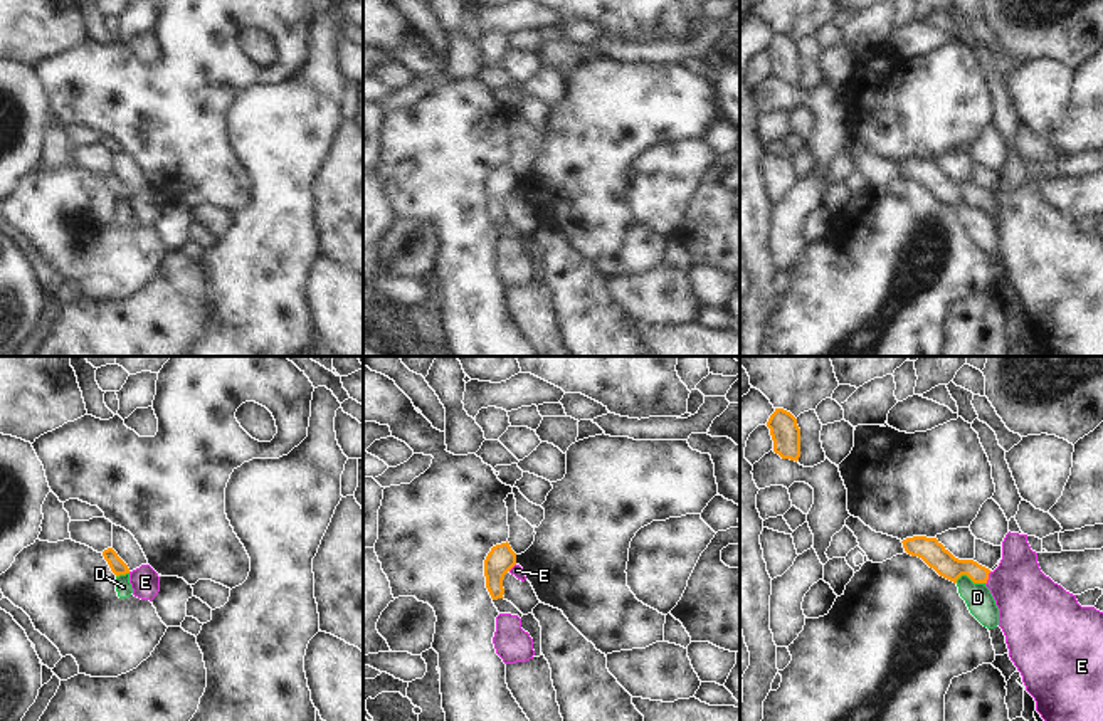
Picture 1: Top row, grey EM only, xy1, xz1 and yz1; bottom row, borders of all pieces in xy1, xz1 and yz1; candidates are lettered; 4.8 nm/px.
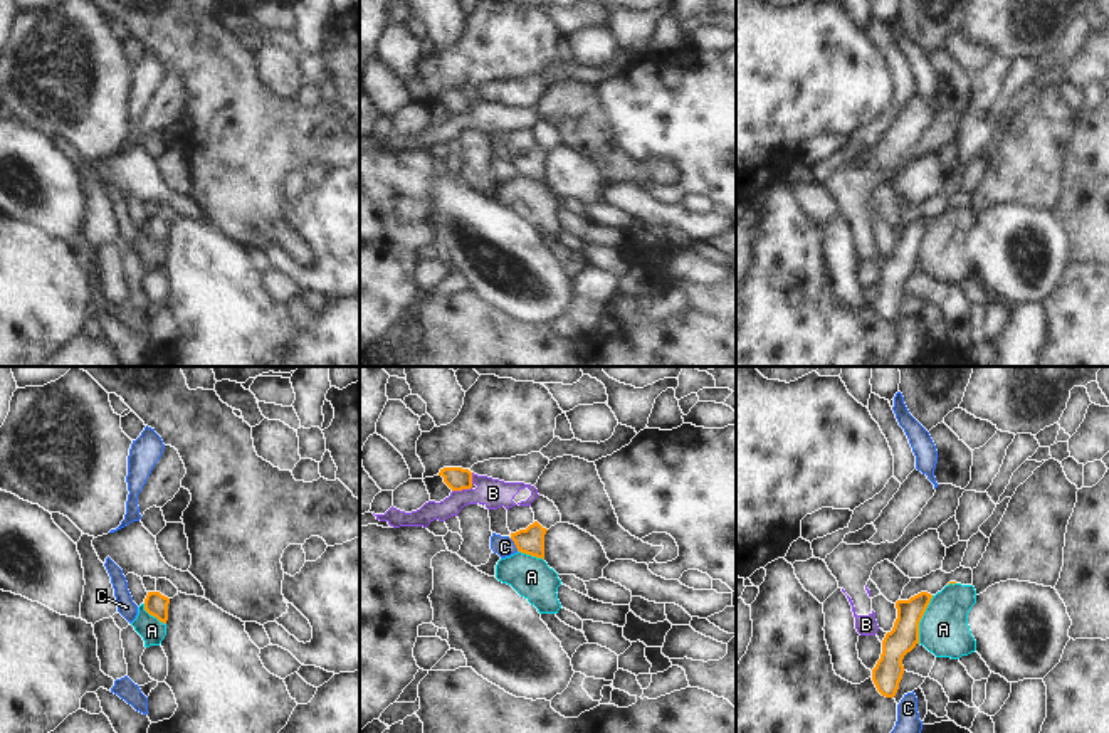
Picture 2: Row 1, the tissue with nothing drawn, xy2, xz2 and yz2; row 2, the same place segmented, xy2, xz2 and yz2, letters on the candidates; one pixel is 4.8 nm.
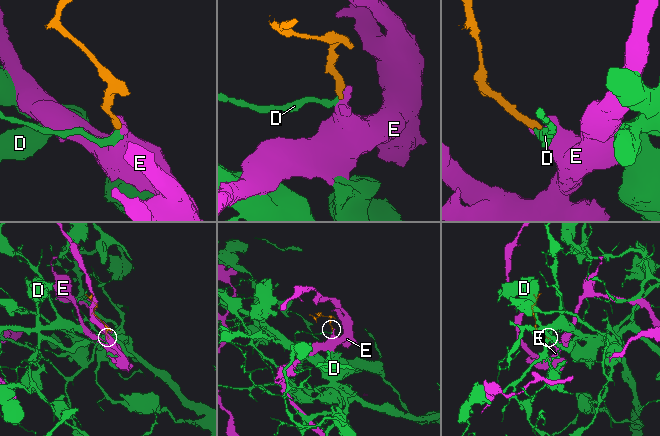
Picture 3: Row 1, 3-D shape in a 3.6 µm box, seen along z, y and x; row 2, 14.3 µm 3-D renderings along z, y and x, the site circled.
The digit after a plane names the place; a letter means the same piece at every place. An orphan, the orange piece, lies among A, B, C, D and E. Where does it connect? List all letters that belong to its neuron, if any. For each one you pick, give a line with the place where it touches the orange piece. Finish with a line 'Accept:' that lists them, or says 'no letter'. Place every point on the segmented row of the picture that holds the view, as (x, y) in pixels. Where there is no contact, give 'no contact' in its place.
D: contact yz1 (971, 578)
Accept: D

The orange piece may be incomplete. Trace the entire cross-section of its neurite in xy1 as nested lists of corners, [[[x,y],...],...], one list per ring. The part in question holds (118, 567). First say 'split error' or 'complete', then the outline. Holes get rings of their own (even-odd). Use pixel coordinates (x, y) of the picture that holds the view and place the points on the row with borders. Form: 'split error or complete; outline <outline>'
split error; outline [[[113,548],[103,551],[104,560],[108,561],[111,571],[116,575],[116,592],[119,598],[126,598],[133,593],[129,583],[129,568],[128,565],[118,556]]]

